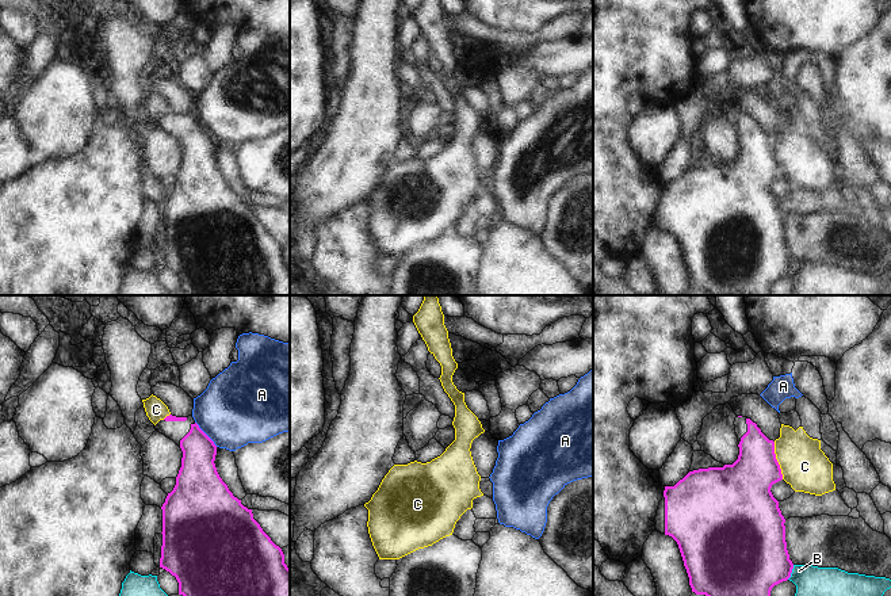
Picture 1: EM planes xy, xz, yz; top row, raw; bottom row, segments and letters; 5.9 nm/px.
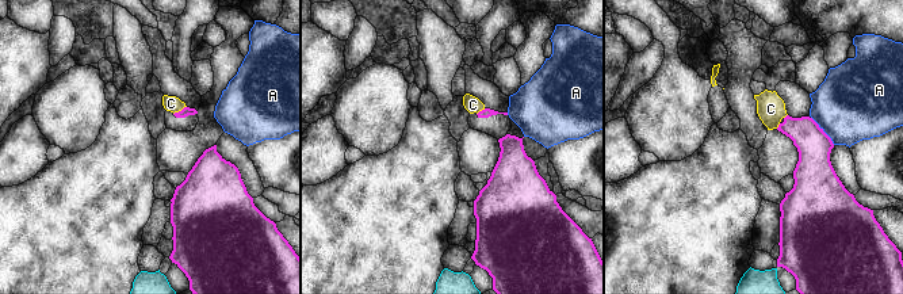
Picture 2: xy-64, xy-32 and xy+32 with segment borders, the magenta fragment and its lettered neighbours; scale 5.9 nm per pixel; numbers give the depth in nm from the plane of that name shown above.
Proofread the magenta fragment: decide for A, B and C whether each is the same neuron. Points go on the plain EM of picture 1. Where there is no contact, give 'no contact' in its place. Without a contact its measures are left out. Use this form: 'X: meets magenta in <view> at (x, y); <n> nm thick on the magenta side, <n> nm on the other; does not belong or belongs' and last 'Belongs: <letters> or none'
A: meets magenta in xy at (205, 130); 220 nm thick on the magenta side, 440 nm on the other; does not belong
B: meets magenta in yz at (791, 268); 420 nm thick on the magenta side, 360 nm on the other; does not belong
C: meets magenta in yz at (776, 157); 320 nm thick on the magenta side, 280 nm on the other; does not belong
Belongs: none

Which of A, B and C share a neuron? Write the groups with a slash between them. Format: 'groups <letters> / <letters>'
groups A / B / C

